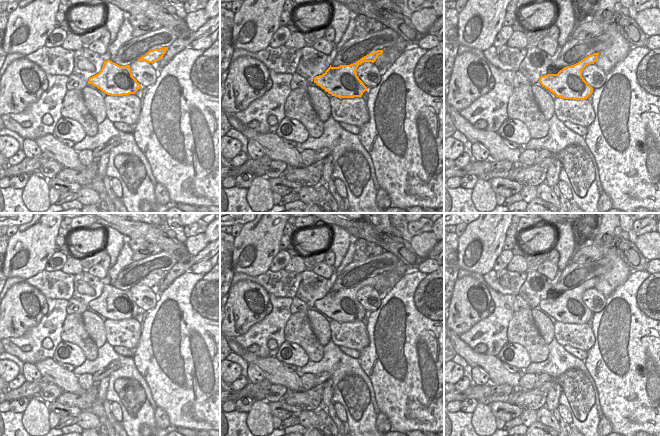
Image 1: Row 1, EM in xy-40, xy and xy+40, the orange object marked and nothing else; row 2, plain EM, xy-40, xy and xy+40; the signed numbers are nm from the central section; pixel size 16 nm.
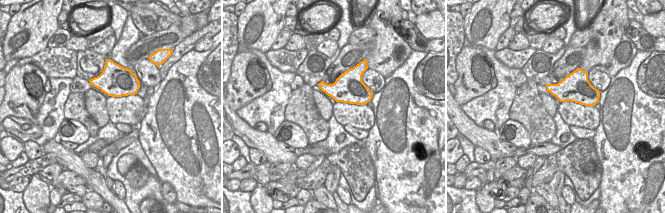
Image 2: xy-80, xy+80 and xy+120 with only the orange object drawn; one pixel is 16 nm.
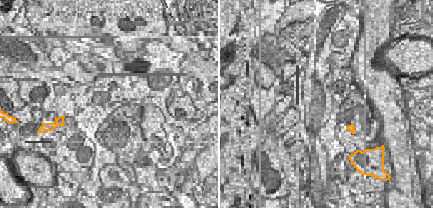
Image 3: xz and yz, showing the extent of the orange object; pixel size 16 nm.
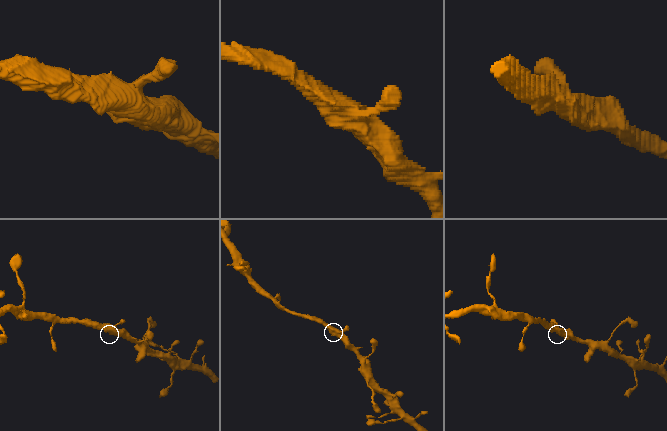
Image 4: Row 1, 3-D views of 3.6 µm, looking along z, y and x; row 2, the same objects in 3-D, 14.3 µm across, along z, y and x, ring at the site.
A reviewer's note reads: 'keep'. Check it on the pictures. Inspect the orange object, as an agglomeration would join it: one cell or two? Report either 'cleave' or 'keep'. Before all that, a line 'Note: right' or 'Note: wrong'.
Note: right
keep

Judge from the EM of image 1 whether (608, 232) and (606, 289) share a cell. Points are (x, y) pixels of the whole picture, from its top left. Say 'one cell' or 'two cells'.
one cell

